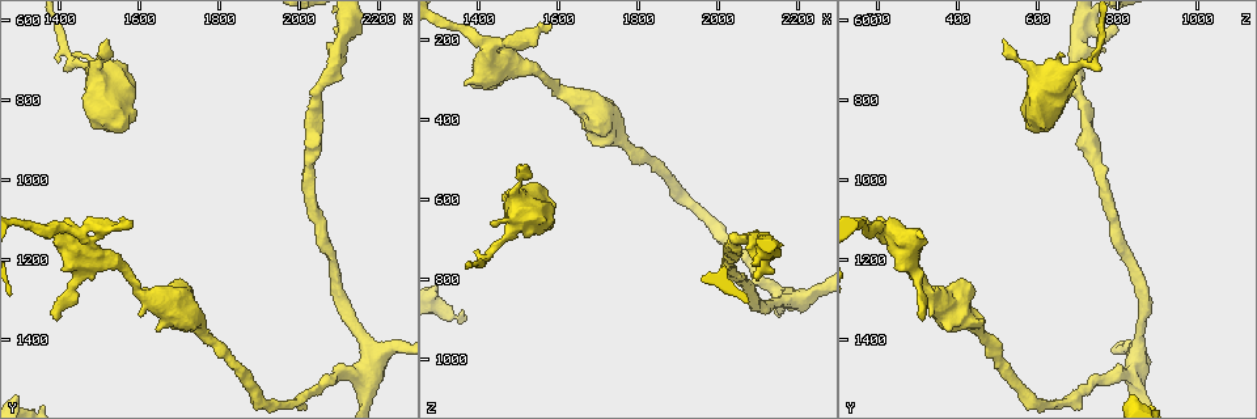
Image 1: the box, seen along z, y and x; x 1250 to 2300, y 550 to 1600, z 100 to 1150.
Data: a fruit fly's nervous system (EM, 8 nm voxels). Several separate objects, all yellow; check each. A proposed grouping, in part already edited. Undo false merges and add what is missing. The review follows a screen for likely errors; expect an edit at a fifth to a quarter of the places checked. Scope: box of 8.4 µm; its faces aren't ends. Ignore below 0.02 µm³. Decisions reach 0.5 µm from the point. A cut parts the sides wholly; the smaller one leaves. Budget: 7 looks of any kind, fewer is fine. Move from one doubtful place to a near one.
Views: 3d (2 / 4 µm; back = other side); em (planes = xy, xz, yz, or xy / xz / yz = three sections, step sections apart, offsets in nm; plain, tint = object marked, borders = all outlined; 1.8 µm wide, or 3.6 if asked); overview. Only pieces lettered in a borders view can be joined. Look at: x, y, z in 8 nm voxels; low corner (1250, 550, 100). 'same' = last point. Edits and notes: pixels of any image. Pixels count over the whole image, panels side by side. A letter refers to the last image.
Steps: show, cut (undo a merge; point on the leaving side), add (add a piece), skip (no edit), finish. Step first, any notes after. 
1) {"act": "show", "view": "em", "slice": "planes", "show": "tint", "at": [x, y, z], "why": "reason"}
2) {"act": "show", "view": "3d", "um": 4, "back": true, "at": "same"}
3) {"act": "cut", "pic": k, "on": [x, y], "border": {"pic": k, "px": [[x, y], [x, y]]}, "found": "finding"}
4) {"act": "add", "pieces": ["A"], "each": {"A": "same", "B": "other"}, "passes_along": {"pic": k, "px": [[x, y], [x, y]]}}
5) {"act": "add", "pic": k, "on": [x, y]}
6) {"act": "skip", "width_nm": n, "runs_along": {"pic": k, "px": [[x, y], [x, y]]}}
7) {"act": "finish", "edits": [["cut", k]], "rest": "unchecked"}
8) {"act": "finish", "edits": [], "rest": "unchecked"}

{"act": "show", "view": "em", "slice": "yz", "step": 16, "show": "tint", "at": [1510, 645, 515], "why": "free end"}

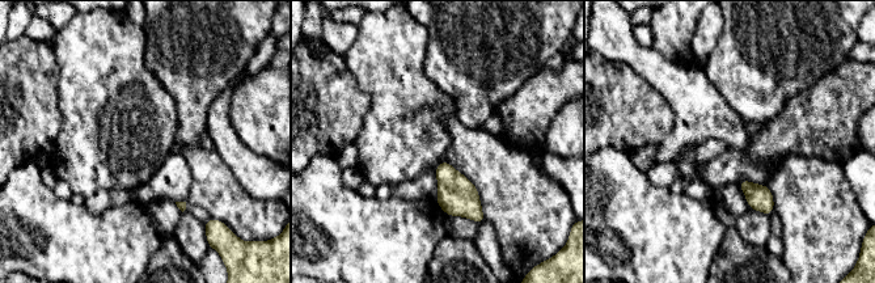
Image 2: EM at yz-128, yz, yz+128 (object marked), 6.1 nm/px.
{"act": "show", "view": "em", "slice": "planes", "show": "borders", "at": "same", "why": "another direction"}

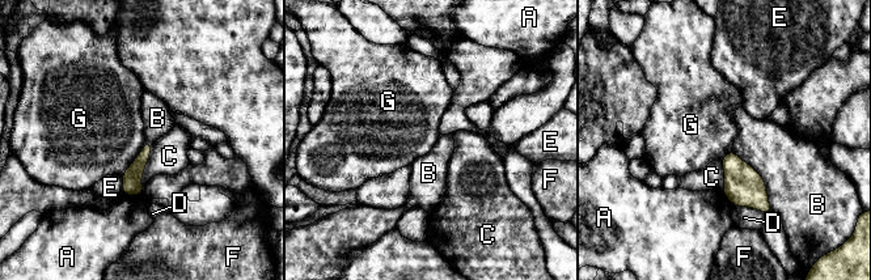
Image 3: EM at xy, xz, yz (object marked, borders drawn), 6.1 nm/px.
{"act": "skip", "each": {"A": "other", "B": "other", "C": "other", "D": "other", "E": "other", "F": "other", "G": "other"}, "border": {"pic": 3, "px": [[146, 141], [134, 161], [121, 174]]}, "found": "no lettered piece goes on from it"}

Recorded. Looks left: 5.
{"act": "show", "view": "em", "slice": "planes", "show": "plain", "at": [1400, 1355, 315], "why": "an open end"}

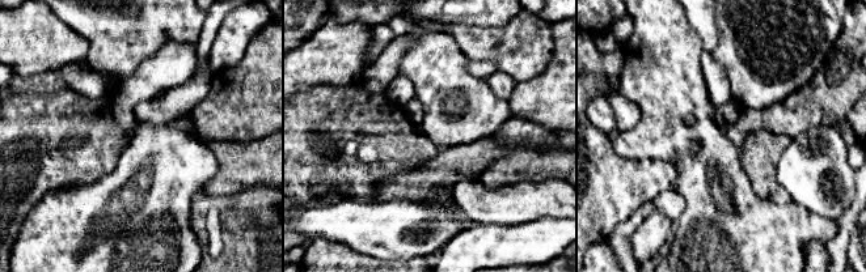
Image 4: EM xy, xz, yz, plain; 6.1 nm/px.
{"act": "show", "view": "em", "slice": "planes", "show": "borders", "at": "same", "why": "see the neighbours"}

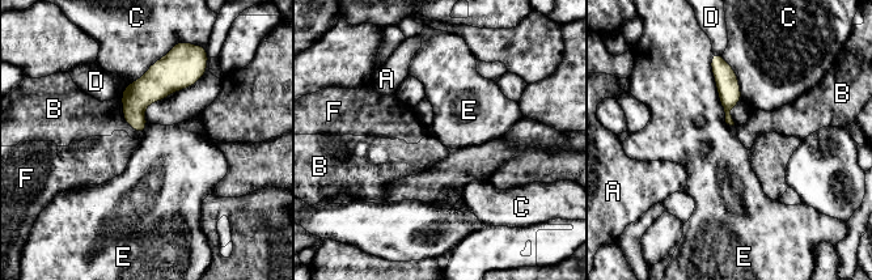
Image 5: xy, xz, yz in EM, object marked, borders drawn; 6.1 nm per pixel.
{"act": "skip", "each": {"A": "other", "B": "other", "C": "other", "D": "other", "E": "other", "F": "other"}, "runs_along": {"pic": 5, "px": [[714, 62], [727, 81], [728, 119]]}, "found": "no lettered piece goes on from it"}

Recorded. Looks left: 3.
{"act": "show", "view": "em", "slice": "planes", "show": "borders", "at": [1395, 1115, 205], "why": "three-way junction"}

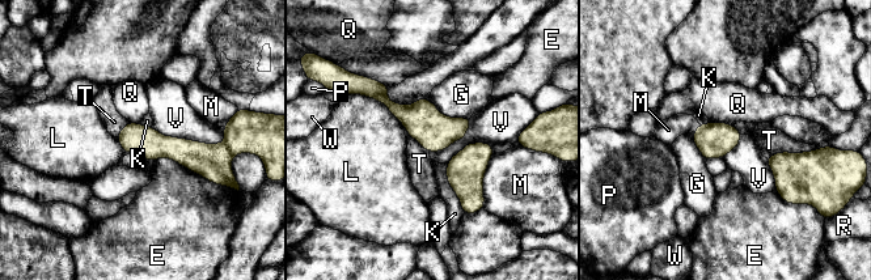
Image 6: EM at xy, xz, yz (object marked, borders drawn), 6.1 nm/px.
{"act": "skip", "each": {"E": "other", "G": "other", "K": "other", "L": "other", "M": "other", "P": "other", "Q": "other", "R": "other", "T": "other", "V": "other", "W": "other"}, "runs_along": {"pic": 6, "px": [[372, 87], [432, 130], [463, 134]]}, "found": "one neuron here"}

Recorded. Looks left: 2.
{"act": "finish", "edits": [], "rest": "unchecked"}

